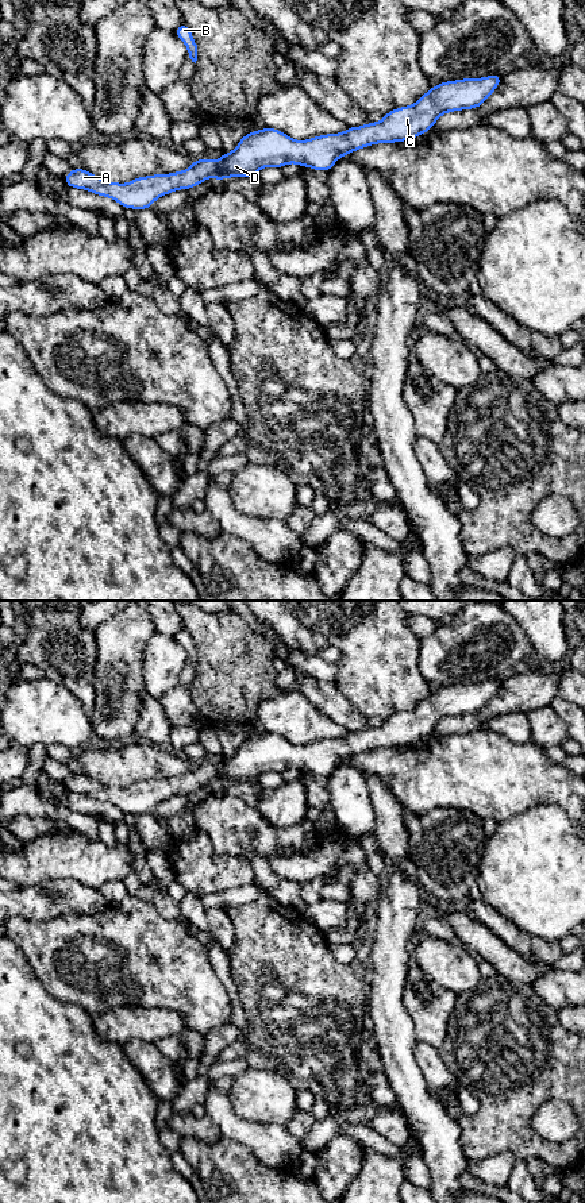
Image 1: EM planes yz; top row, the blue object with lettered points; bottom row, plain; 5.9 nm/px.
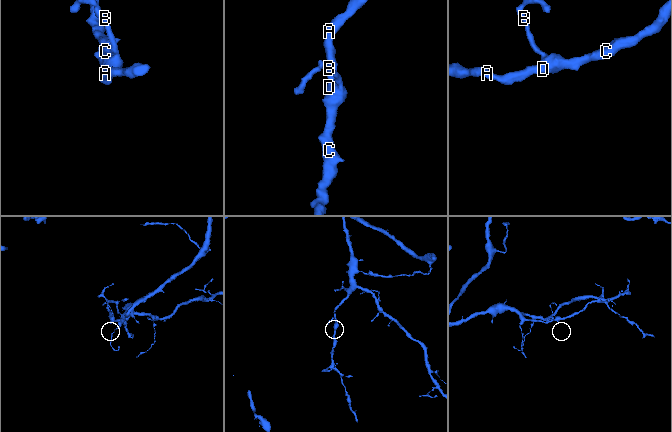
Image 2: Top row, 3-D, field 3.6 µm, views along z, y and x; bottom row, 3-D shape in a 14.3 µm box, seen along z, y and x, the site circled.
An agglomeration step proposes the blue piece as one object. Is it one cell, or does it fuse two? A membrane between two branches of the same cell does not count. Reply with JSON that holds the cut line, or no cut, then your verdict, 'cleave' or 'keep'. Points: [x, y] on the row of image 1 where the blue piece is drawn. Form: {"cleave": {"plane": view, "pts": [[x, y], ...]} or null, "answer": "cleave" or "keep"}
{"cleave": null, "answer": "keep"}

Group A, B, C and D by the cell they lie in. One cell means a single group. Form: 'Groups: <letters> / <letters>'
Groups: A B C D

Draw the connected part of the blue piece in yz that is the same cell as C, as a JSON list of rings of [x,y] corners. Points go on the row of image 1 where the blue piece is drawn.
[[[500,74],[484,78],[462,78],[440,82],[424,93],[413,105],[392,109],[377,123],[347,127],[340,134],[319,135],[295,140],[285,132],[268,128],[246,134],[231,153],[220,159],[193,161],[186,170],[170,174],[138,177],[127,184],[108,182],[85,169],[72,169],[65,177],[69,188],[78,188],[111,197],[123,208],[149,209],[151,204],[174,190],[192,189],[211,176],[219,181],[231,177],[254,177],[262,167],[286,163],[330,171],[349,153],[376,143],[411,140],[427,134],[446,112],[474,109],[482,105],[501,82]]]

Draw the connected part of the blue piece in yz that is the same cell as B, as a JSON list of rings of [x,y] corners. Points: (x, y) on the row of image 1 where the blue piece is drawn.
[[[186,23],[180,24],[174,30],[176,35],[185,43],[189,58],[196,63],[197,61],[197,45],[192,36],[192,31],[186,26]]]

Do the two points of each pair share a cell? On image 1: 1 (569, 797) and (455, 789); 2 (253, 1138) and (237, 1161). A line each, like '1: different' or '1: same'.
1: same
2: different

